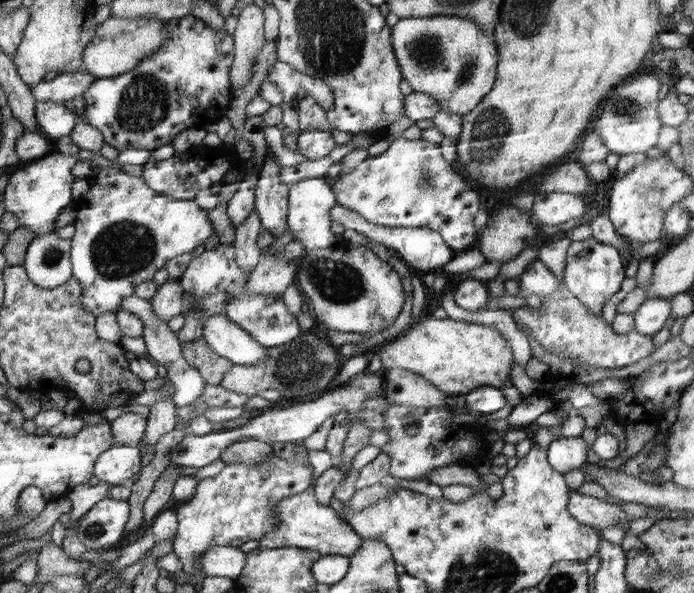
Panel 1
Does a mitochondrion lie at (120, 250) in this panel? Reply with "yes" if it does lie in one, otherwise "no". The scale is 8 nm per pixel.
yes

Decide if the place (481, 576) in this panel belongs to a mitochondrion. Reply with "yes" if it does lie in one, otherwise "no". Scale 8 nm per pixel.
yes

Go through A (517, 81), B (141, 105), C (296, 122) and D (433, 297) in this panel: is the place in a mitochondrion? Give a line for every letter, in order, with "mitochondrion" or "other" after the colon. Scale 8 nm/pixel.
A: other
B: mitochondrion
C: other
D: other

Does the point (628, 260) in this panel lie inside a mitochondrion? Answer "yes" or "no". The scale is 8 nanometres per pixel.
no

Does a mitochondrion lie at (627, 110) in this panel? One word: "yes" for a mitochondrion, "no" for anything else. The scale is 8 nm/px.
yes

